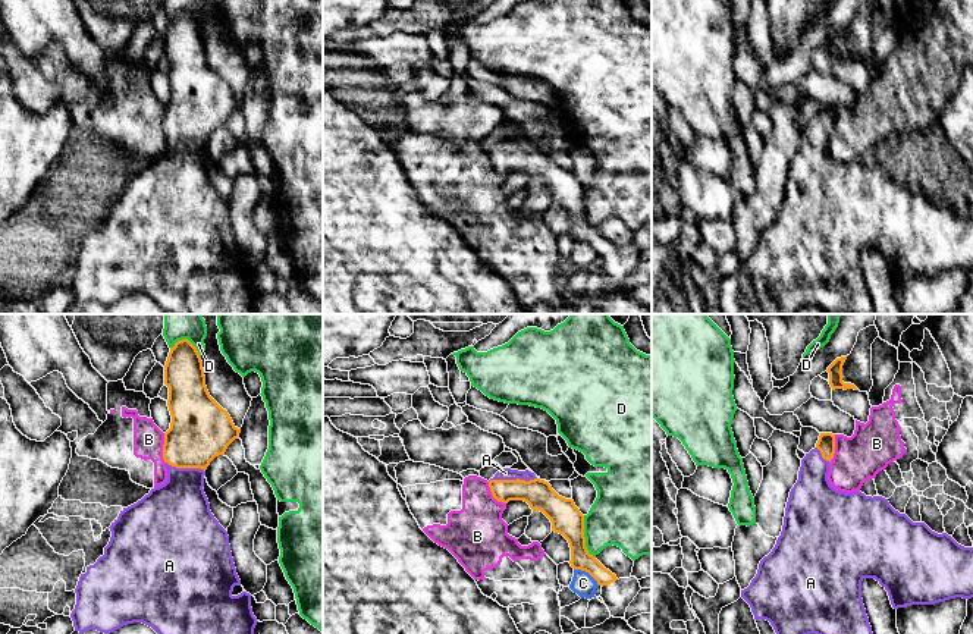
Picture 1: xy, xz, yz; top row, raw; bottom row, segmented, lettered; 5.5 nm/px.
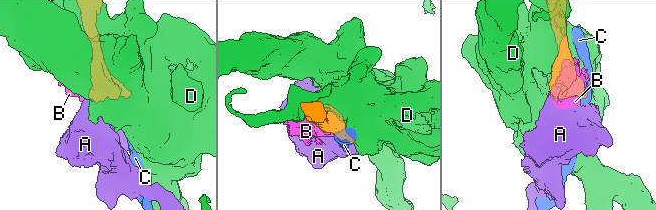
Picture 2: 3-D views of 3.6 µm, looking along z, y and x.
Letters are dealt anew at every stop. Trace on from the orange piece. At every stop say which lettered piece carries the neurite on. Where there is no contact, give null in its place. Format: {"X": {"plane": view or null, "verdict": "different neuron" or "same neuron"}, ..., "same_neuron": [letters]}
{"A": {"plane": "xz", "verdict": "same neuron"}, "B": {"plane": "xy", "verdict": "different neuron"}, "C": {"plane": "xz", "verdict": "different neuron"}, "D": {"plane": "xz", "verdict": "different neuron"}, "same_neuron": ["A"]}

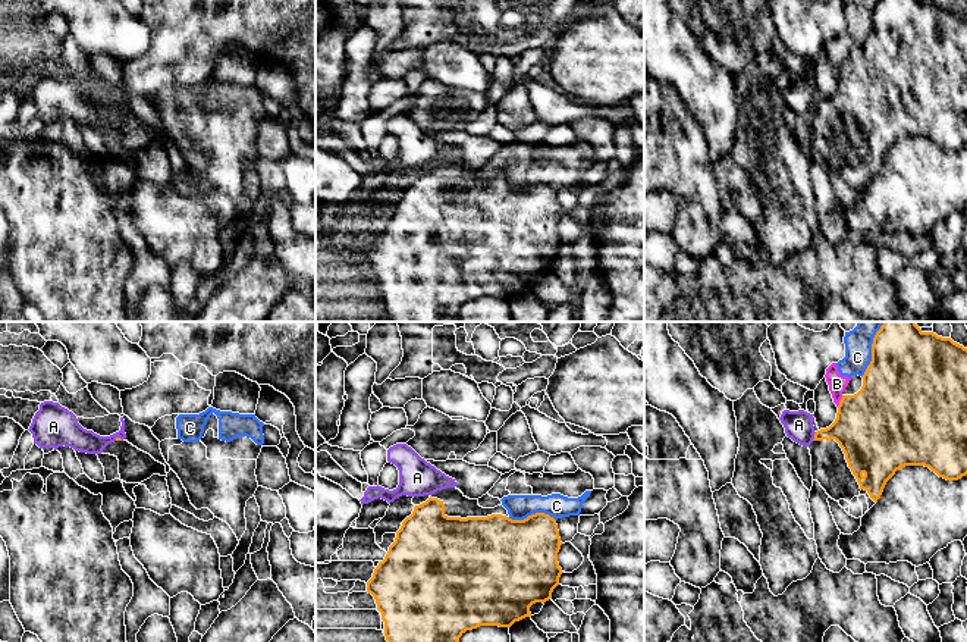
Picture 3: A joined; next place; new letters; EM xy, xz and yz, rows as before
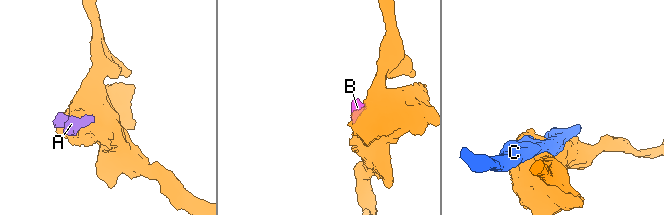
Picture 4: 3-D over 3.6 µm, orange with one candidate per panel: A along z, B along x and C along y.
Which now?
{"A": {"plane": "yz", "verdict": "different neuron"}, "B": {"plane": "yz", "verdict": "different neuron"}, "C": {"plane": "yz", "verdict": "different neuron"}, "same_neuron": []}

